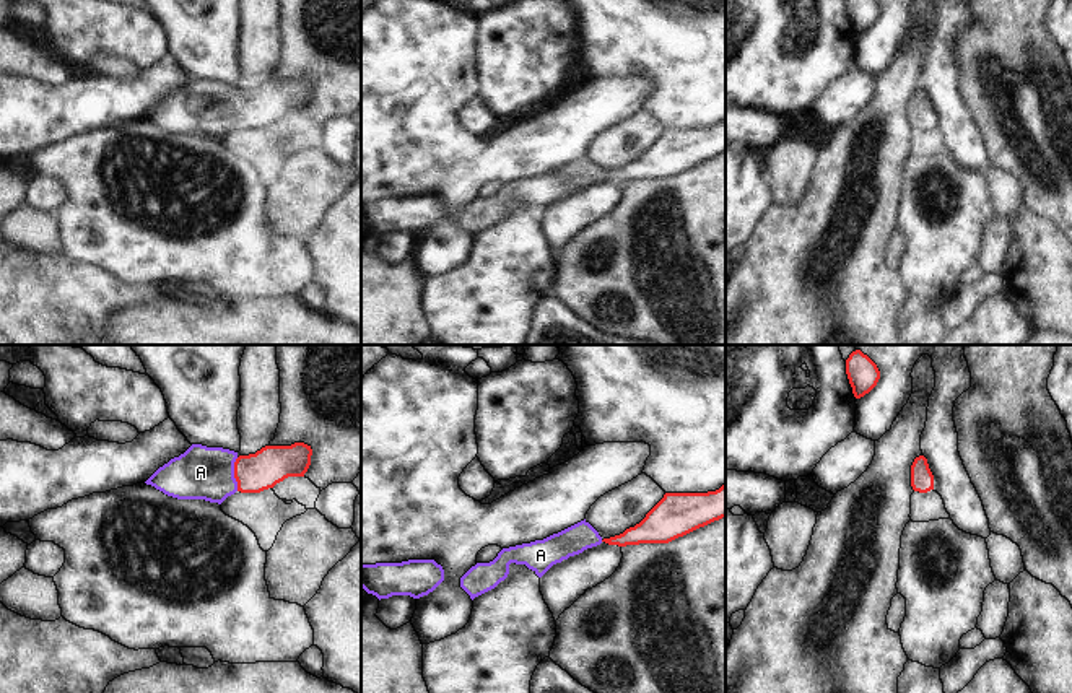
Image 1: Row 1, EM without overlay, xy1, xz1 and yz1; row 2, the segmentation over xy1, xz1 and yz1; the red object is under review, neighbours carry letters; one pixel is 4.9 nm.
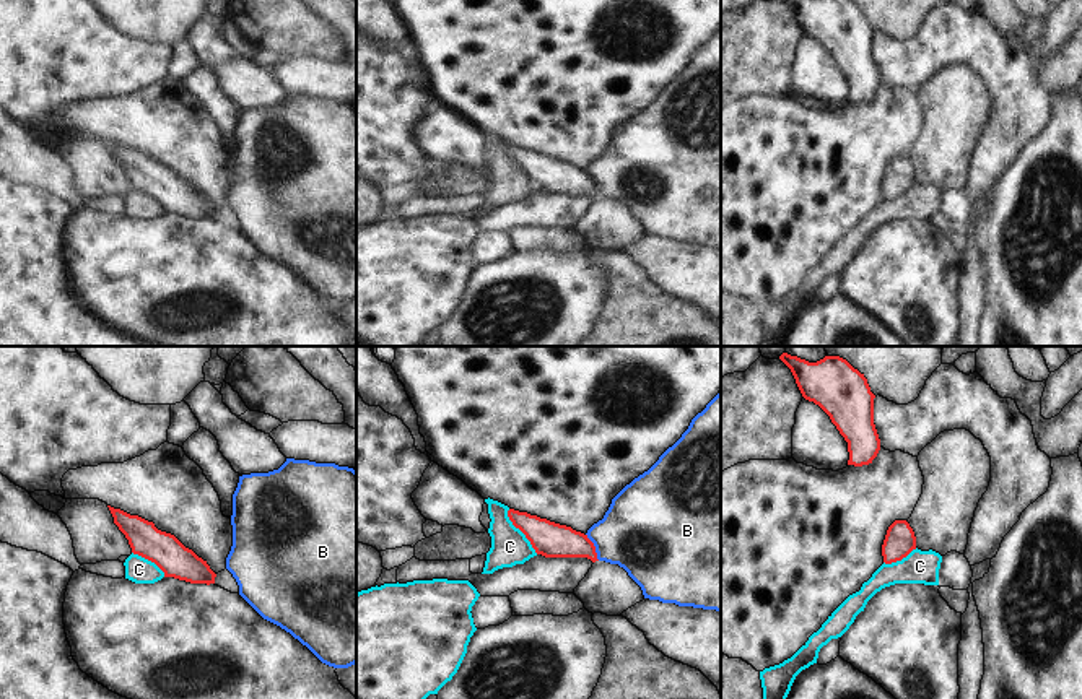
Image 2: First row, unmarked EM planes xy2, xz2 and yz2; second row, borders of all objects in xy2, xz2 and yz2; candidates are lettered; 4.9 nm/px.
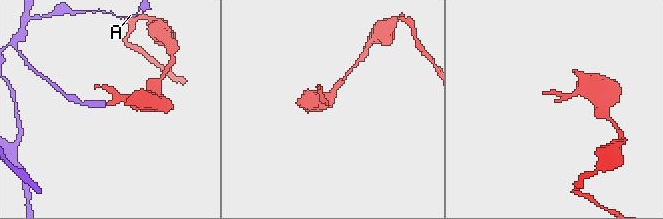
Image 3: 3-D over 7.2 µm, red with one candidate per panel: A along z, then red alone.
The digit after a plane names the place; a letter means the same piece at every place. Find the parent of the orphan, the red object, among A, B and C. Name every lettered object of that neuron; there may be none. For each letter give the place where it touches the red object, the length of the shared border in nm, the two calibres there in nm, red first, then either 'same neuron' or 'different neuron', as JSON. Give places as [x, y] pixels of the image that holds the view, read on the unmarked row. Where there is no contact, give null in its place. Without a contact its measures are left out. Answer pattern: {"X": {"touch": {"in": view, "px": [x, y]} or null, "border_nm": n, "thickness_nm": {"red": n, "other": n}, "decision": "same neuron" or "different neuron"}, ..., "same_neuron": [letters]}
{"A": {"touch": {"in": "xy1", "px": [235, 109]}, "border_nm": 170, "thickness_nm": {"red": 190, "other": 260}, "decision": "same neuron"}, "B": {"touch": {"in": "xz2", "px": [594, 182]}, "border_nm": 150, "thickness_nm": {"red": 180, "other": 400}, "decision": "different neuron"}, "C": {"touch": {"in": "xz2", "px": [521, 166]}, "border_nm": 260, "thickness_nm": {"red": 180, "other": 190}, "decision": "different neuron"}, "same_neuron": ["A"]}

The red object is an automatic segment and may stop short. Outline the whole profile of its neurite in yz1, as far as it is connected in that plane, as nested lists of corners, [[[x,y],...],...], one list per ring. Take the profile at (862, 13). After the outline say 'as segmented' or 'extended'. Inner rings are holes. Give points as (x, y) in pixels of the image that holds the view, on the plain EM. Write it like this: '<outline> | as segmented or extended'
[[[846,0],[846,10],[856,34],[869,29],[880,15],[877,0]]] | as segmented

